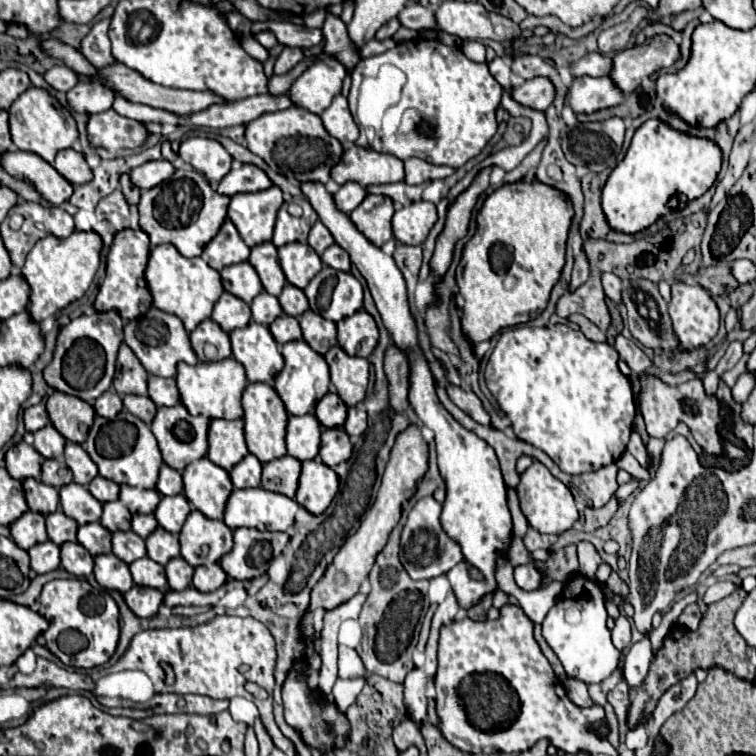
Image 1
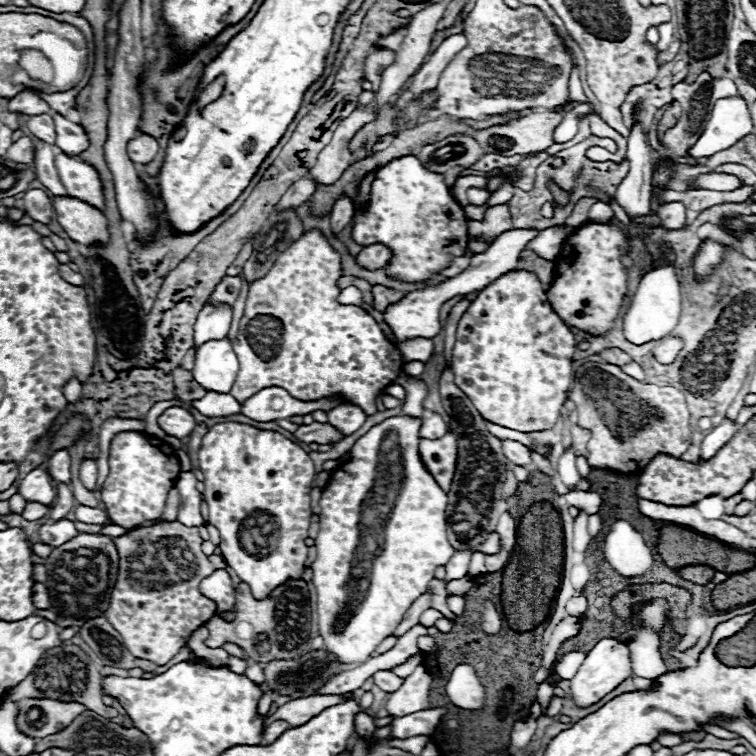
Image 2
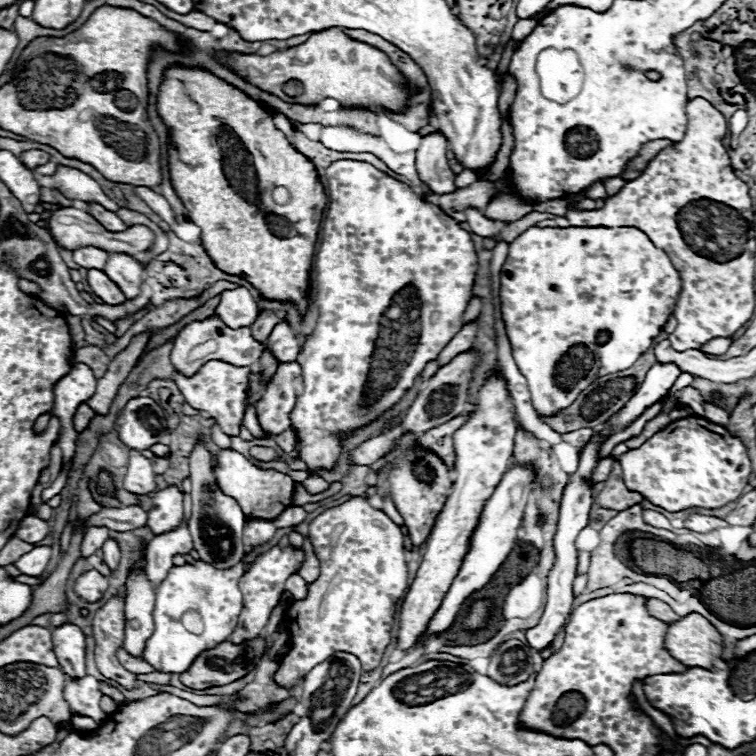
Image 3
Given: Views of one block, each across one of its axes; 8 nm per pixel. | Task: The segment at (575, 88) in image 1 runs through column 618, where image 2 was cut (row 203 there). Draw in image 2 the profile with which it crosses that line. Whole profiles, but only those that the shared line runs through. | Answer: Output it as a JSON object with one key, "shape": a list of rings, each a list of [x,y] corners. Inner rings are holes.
{"shape":[[[58,152],[54,158],[60,182],[64,184],[66,192],[70,196],[78,196],[80,200],[90,200],[96,208],[104,208],[104,192],[102,182],[94,166],[76,160],[76,156],[68,156],[64,152]]]}

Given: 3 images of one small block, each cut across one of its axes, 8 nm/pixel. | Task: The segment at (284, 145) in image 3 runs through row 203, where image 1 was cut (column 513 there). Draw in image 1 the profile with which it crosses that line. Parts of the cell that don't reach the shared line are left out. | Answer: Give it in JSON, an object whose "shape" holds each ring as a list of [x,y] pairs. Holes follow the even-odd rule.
{"shape":[[[512,182],[494,190],[486,200],[482,210],[478,212],[478,228],[476,234],[468,240],[462,252],[462,262],[458,266],[458,288],[464,296],[462,308],[462,328],[472,344],[492,338],[498,330],[510,328],[528,320],[538,318],[548,306],[550,292],[558,282],[564,262],[566,262],[566,240],[570,232],[570,224],[574,218],[574,210],[570,204],[570,196],[562,190],[542,184],[542,182]],[[504,274],[512,274],[516,284],[512,290],[506,290],[502,284]]]}

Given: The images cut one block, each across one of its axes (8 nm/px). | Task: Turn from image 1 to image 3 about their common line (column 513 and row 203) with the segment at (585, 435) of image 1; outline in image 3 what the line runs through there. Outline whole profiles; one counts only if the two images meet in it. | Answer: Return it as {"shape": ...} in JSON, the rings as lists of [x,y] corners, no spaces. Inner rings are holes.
{"shape":[[[336,160],[326,168],[326,180],[328,180],[328,210],[322,222],[322,242],[318,246],[314,270],[316,270],[316,304],[320,308],[320,318],[318,326],[314,330],[314,336],[306,340],[306,344],[300,348],[296,362],[302,368],[302,394],[298,396],[292,412],[290,412],[290,422],[292,430],[296,432],[298,440],[298,456],[306,464],[310,476],[318,476],[318,468],[332,470],[340,458],[340,434],[352,434],[354,430],[372,424],[378,420],[388,408],[400,402],[400,398],[414,386],[414,380],[422,374],[426,362],[434,360],[440,350],[452,340],[452,336],[460,330],[462,326],[462,314],[472,298],[472,286],[476,278],[476,268],[478,268],[478,258],[474,250],[474,242],[466,230],[460,228],[456,220],[446,216],[438,206],[432,206],[424,200],[420,200],[410,186],[396,182],[388,174],[376,170],[368,162],[356,162],[356,160]]]}

